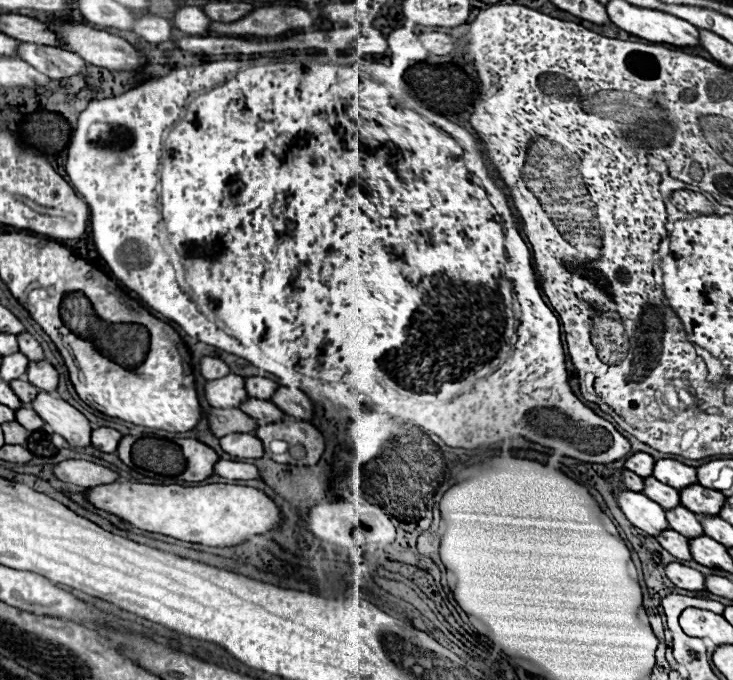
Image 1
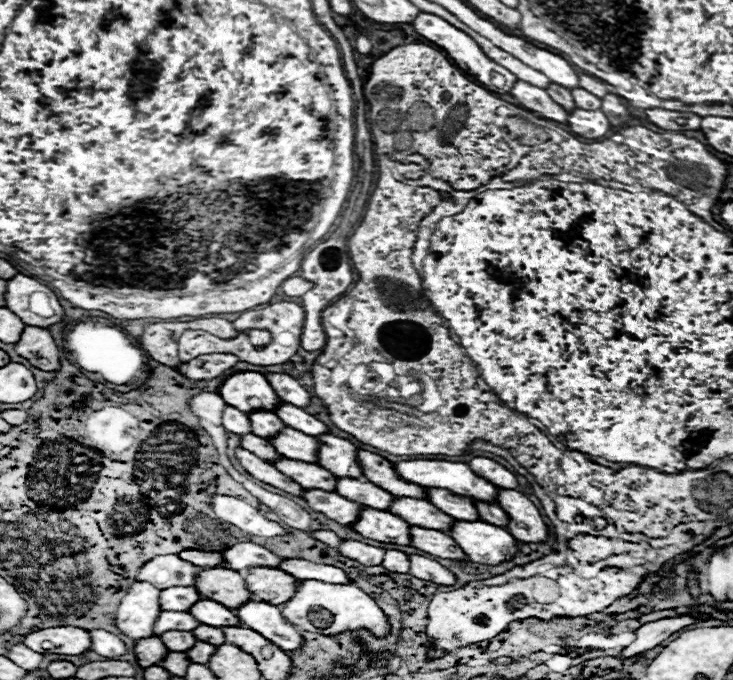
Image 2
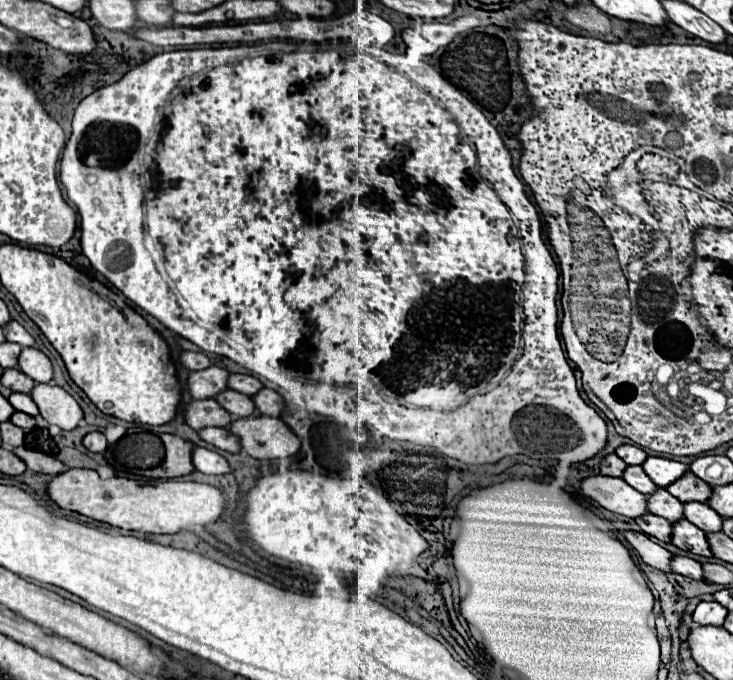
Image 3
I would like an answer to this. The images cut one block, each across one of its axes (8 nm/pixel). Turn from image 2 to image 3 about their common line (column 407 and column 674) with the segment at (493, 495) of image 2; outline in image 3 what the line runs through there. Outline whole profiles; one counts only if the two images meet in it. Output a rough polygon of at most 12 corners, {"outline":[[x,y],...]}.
{"outline":[[648,456],[642,468],[666,488],[688,470],[682,462]]}

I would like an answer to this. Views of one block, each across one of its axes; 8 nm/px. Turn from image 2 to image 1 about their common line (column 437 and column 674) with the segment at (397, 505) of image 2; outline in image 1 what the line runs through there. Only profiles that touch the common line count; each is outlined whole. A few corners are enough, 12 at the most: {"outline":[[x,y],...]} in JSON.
{"outline":[[684,506],[666,510],[672,530],[686,538],[704,534],[698,516]]}

